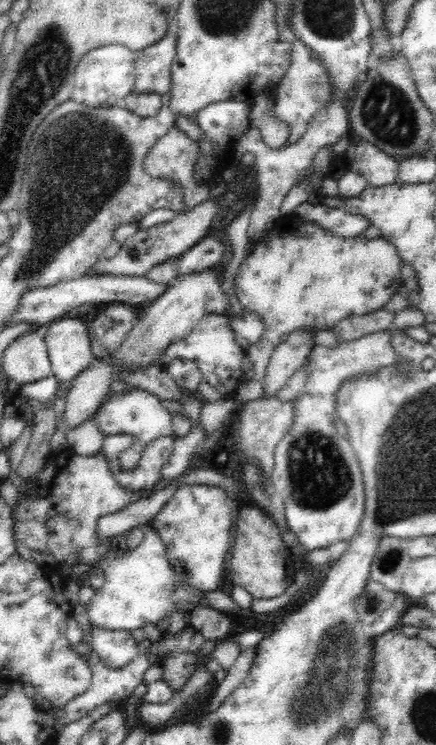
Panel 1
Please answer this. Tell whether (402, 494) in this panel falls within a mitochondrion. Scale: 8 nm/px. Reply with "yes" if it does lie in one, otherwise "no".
yes

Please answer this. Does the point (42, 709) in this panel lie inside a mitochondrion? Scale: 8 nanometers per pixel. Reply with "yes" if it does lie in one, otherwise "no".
no

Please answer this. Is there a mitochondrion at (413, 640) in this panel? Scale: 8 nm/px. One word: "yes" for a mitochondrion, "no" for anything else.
no

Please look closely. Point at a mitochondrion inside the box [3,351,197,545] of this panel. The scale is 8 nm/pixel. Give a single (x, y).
(70, 521)

